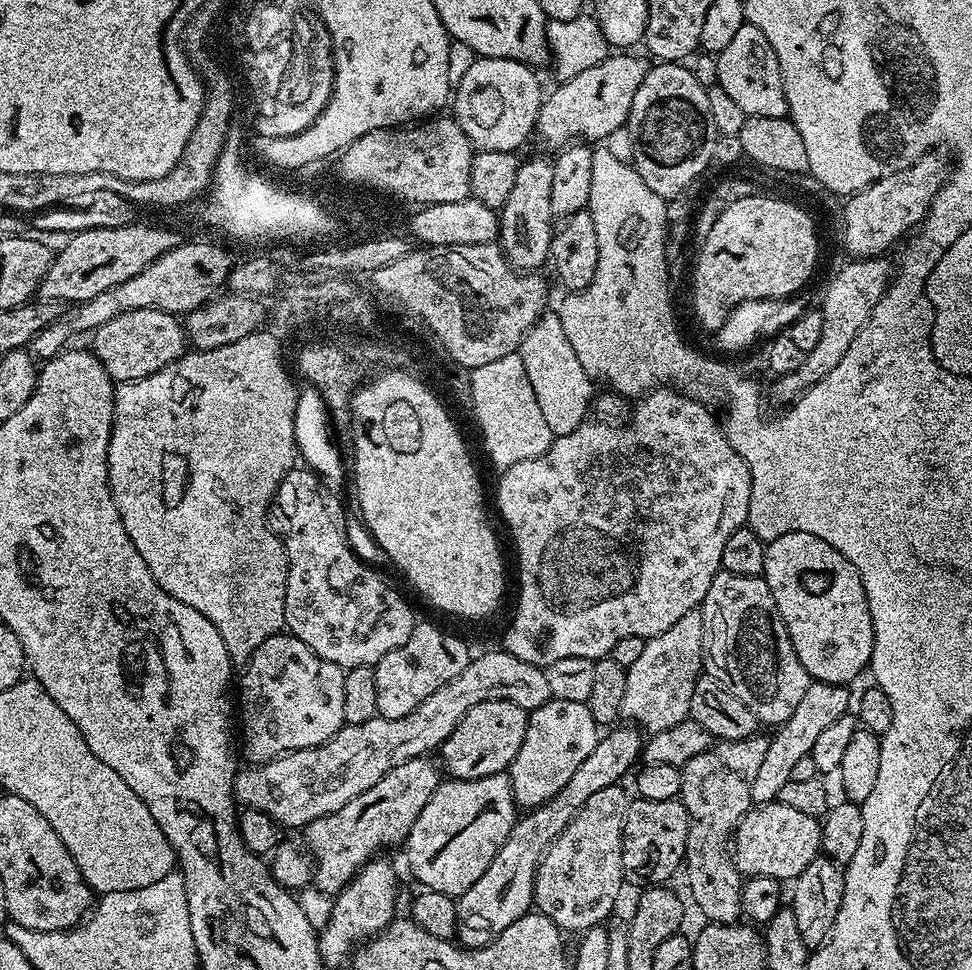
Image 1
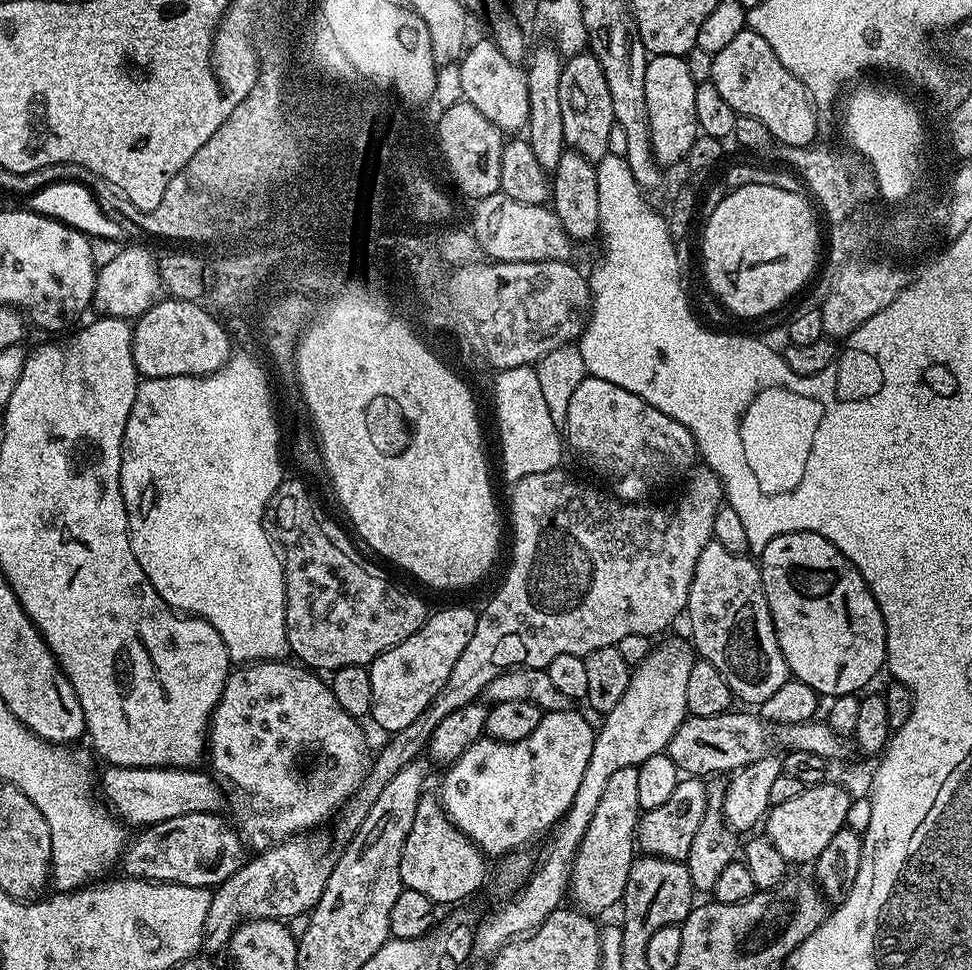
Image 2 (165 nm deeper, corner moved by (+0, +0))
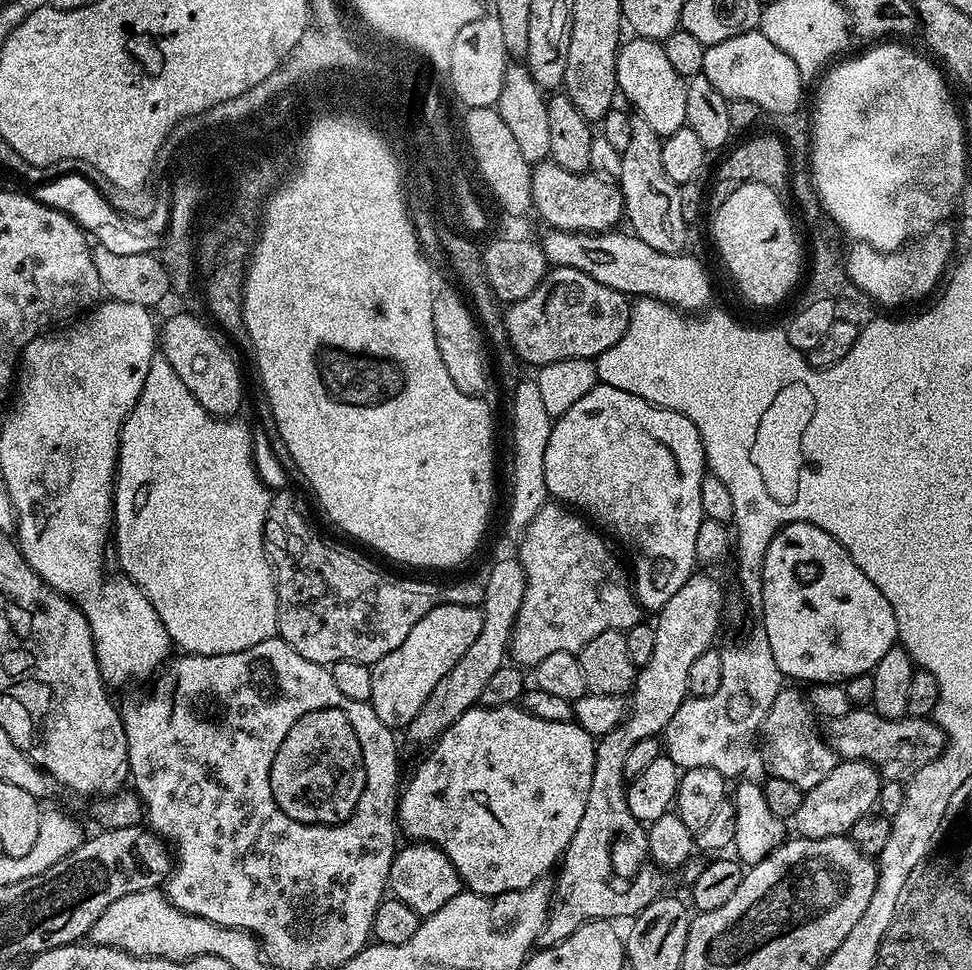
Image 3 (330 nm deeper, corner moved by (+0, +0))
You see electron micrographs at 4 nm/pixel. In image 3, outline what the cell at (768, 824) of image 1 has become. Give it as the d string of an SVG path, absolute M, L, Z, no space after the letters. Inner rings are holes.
M840 760L834 766L834 770L830 770L830 774L826 774L826 778L822 778L822 782L818 782L818 786L814 786L809 792L804 793L802 806L798 806L798 814L794 817L794 828L796 824L797 830L800 831L797 833L806 840L848 836L854 822L858 822L858 818L862 818L867 812L871 812L877 807L881 785L882 777L874 765L861 760Z

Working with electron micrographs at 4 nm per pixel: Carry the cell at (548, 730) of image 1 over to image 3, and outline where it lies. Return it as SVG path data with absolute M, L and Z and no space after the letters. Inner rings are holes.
M503 704L497 708L486 708L477 706L466 710L466 714L462 714L462 718L458 718L449 728L442 733L435 744L427 749L428 757L417 766L412 772L412 777L407 777L406 783L403 785L402 791L398 797L398 828L401 833L408 835L407 839L412 842L423 842L432 844L435 848L441 848L446 854L446 858L450 858L450 862L458 870L463 887L470 892L476 892L479 896L497 896L498 894L506 894L514 890L522 890L526 886L536 883L537 880L545 879L559 865L565 850L568 849L570 838L574 838L574 830L578 830L578 822L582 822L582 814L586 811L586 794L590 794L590 774L594 774L594 754L596 753L596 740L587 732L576 725L575 722L546 722L542 718L534 718L534 714L524 711L519 706L511 704Z

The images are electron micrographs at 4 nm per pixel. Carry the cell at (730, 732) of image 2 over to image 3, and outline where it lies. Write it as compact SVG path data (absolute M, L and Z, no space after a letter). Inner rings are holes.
M868 706L853 707L851 712L847 712L842 718L827 721L826 739L840 760L861 760L876 767L885 781L907 782L912 775L922 766L929 764L931 760L937 760L944 752L945 739L944 731L936 725L935 720L922 716L903 716L895 720L894 718L882 718L877 712L872 711Z

